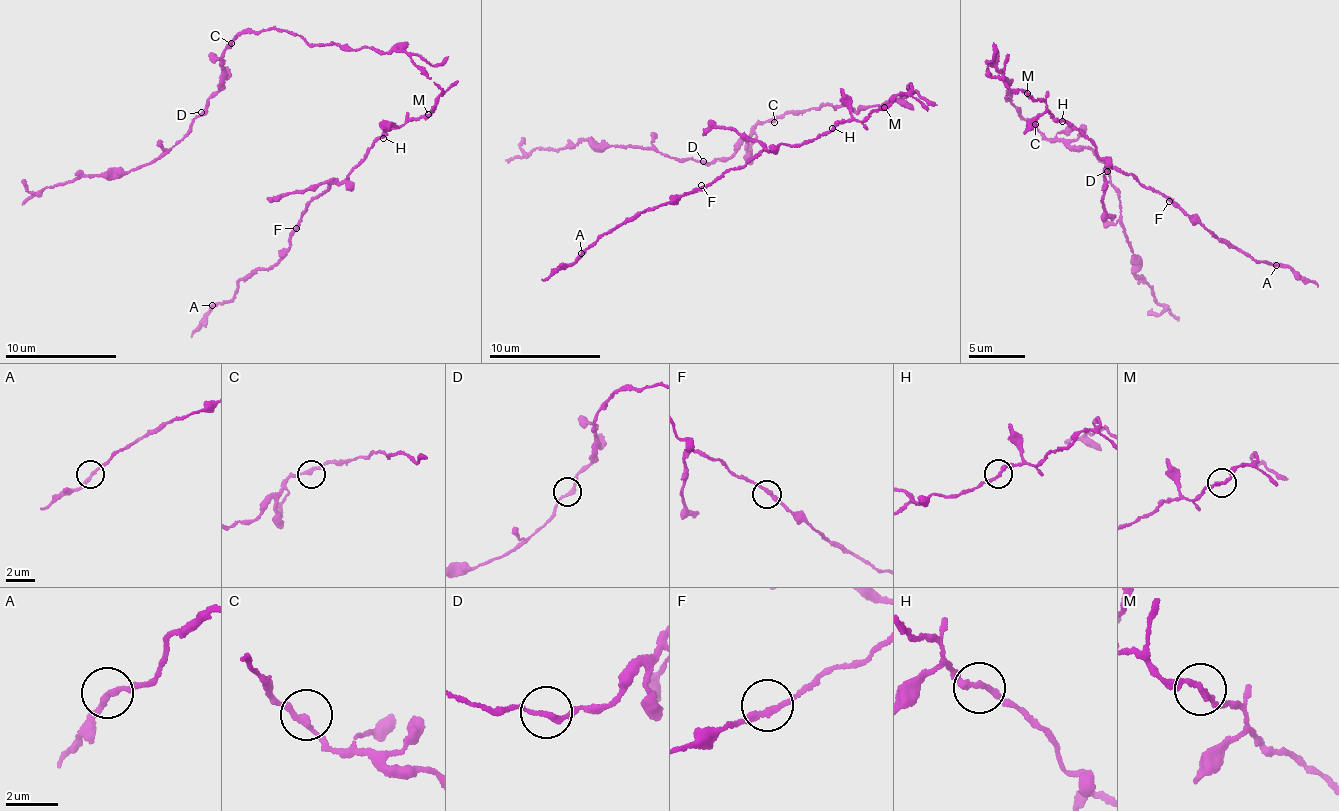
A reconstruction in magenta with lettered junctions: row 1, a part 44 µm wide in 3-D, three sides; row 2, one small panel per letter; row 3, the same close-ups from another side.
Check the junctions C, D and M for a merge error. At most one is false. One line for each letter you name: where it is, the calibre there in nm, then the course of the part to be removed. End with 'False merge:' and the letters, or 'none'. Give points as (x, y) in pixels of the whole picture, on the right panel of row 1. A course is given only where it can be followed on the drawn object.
M: place (1027, 93); calibre 200 nm; course (1027, 93), (1089, 139), (1097, 154), (1109, 158), (1112, 168), (1132, 174), (1219, 242), (1317, 287)
False merge: M

